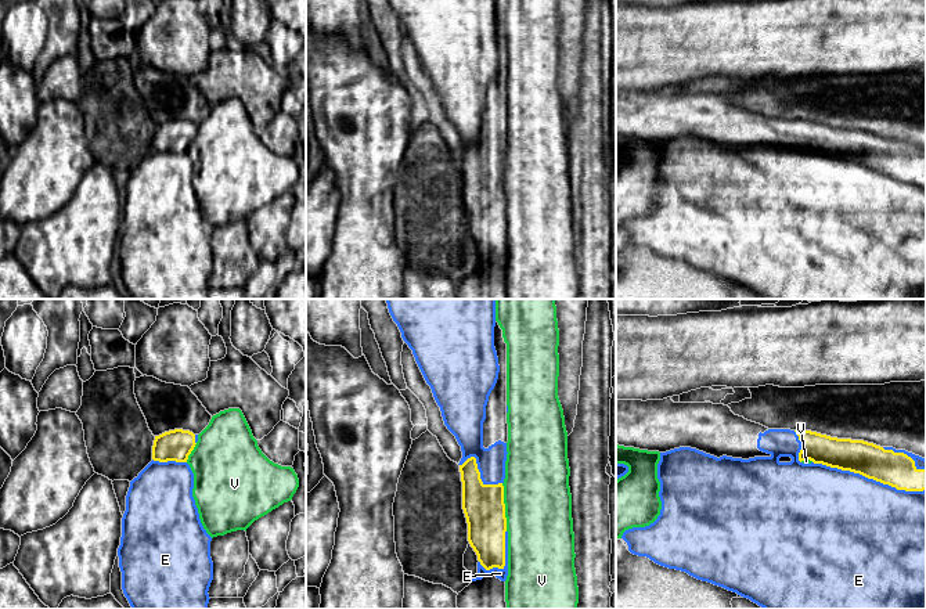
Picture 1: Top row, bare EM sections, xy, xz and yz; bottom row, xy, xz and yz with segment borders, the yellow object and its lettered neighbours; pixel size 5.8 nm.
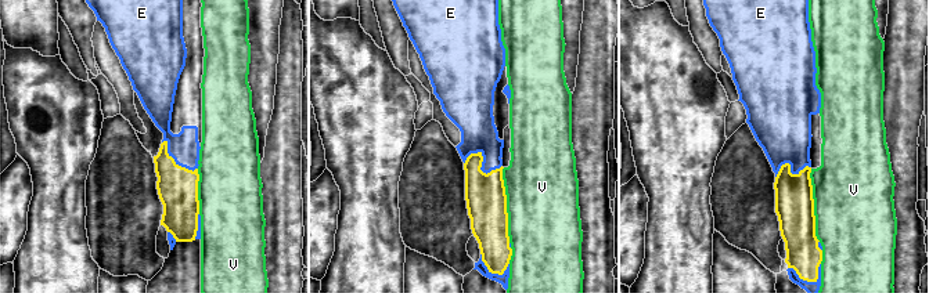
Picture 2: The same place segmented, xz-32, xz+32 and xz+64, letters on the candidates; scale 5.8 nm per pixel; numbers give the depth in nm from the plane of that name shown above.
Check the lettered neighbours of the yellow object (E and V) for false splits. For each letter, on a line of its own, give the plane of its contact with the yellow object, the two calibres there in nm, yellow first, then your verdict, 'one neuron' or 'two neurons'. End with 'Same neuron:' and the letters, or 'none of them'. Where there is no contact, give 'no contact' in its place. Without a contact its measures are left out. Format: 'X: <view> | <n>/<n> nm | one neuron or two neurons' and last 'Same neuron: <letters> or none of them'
E: yz | 200/500 nm | two neurons
V: xz | 240/380 nm | two neurons
Same neuron: none of them

